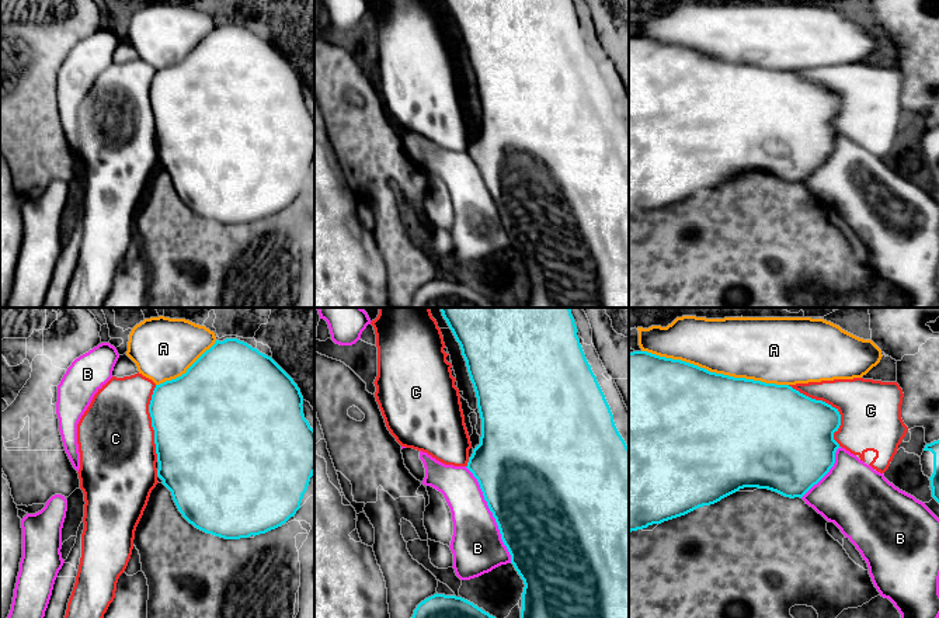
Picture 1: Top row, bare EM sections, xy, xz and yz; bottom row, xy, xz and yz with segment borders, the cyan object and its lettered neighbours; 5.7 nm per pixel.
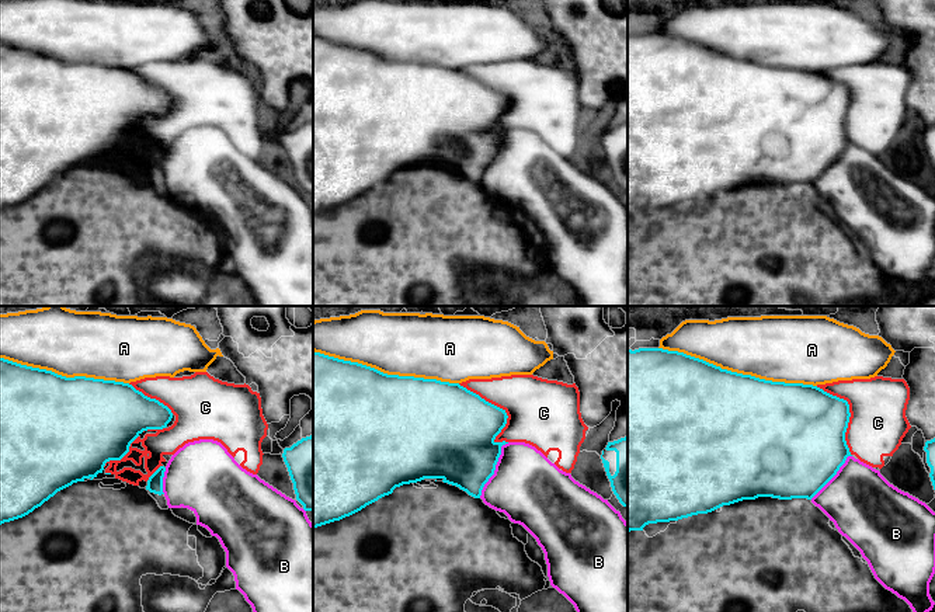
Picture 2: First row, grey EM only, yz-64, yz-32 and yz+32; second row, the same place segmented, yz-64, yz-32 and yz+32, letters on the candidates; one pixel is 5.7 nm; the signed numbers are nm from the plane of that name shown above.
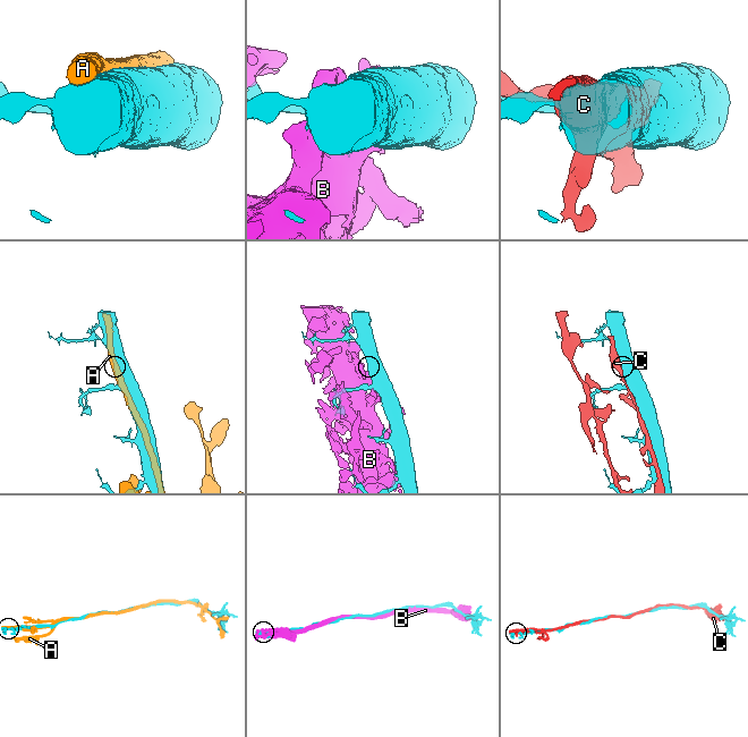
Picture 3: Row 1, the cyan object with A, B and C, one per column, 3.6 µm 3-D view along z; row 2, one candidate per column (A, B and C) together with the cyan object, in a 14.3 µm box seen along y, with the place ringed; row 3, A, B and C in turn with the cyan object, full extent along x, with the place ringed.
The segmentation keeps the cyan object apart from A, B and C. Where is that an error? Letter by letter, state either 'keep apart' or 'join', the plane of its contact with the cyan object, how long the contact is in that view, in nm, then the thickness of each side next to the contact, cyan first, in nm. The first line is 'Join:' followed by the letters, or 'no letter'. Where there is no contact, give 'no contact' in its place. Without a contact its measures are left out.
Join: no letter
A: keep apart | yz | 850 nm | 500/360 nm
B: keep apart | xz | 600 nm | 500/300 nm
C: keep apart | yz | 460 nm | 440/360 nm

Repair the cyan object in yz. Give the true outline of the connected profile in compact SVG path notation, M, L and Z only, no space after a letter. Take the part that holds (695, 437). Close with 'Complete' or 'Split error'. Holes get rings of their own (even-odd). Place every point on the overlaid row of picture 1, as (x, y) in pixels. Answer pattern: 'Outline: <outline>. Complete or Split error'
Outline: M647 351L629 353L629 532L714 504L744 487L768 489L785 497L801 499L834 466L835 452L841 448L834 440L834 433L838 431L839 426L838 409L823 400L811 399L789 385L716 374L681 360L665 358Z. Complete

